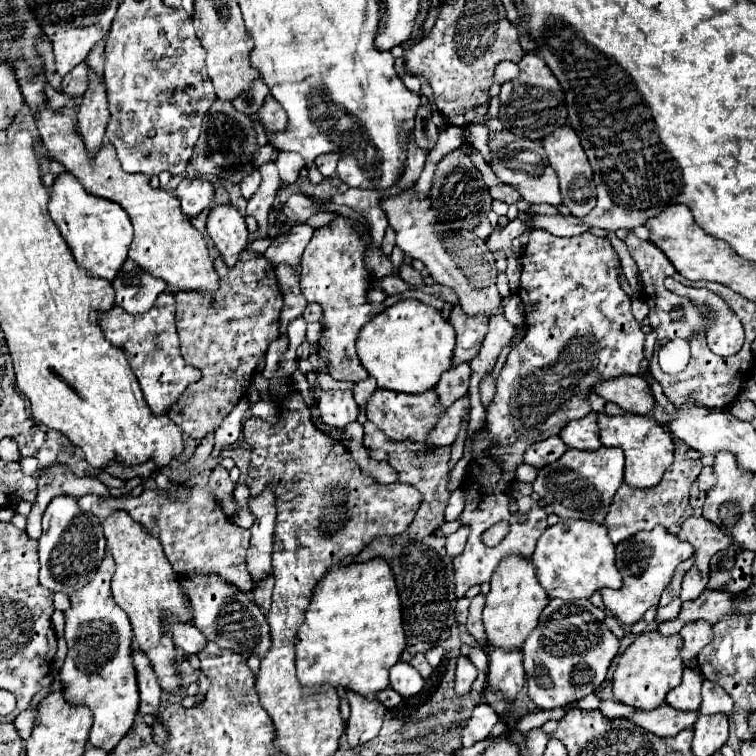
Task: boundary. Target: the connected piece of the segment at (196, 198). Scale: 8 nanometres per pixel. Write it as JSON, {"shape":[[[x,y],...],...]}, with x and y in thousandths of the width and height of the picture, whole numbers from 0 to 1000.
{"shape":[[[242,237],[234,247],[239,279],[247,287],[261,287],[271,274],[279,271],[284,247],[271,237]]]}

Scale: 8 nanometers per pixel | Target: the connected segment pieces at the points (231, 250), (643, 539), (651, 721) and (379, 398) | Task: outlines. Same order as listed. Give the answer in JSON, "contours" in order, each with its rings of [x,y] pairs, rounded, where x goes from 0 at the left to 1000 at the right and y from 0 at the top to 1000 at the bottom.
{"contours":[[[[287,271],[276,279],[274,306],[298,348],[308,353],[316,335],[327,327],[329,306],[324,284],[316,282],[316,276],[308,271]]],[[[874,694],[861,702],[848,702],[837,713],[821,716],[816,721],[816,750],[824,763],[824,776],[819,782],[795,779],[800,806],[824,827],[843,824],[858,803],[872,800],[874,784],[888,771],[896,747],[914,739],[917,731],[919,726],[909,716],[901,716],[896,708],[888,708]]],[[[880,930],[864,940],[840,940],[832,954],[869,975],[890,975],[898,967],[917,962],[922,948],[925,943],[901,943],[898,938],[890,938]]],[[[496,515],[491,528],[485,528],[483,533],[483,544],[485,544],[485,554],[496,560],[515,581],[522,581],[522,583],[562,583],[562,575],[573,567],[578,554],[586,549],[586,538],[578,530],[578,522],[573,515],[557,522]]]]}

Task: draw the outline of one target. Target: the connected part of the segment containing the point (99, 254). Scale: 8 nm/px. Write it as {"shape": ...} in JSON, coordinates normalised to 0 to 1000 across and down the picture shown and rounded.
{"shape":[[[83,226],[75,231],[67,250],[65,284],[78,300],[83,316],[89,319],[102,351],[107,351],[118,366],[149,372],[163,345],[168,343],[168,332],[176,316],[176,298],[163,274],[144,263],[134,263],[115,255],[99,231]]]}

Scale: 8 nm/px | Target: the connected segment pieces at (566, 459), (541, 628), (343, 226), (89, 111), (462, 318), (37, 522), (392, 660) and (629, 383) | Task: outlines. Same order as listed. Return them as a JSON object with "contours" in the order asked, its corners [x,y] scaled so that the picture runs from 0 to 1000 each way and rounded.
{"contours":[[[[795,591],[790,597],[766,597],[766,594],[750,594],[750,599],[724,615],[721,620],[713,620],[710,636],[705,639],[708,652],[734,673],[734,681],[742,687],[771,687],[771,689],[784,689],[798,694],[800,684],[806,679],[806,671],[811,665],[811,655],[824,639],[824,597],[816,591]]],[[[729,792],[716,811],[713,827],[692,851],[702,927],[713,938],[734,938],[790,914],[800,901],[803,885],[819,856],[821,845],[803,832],[798,821],[798,808],[782,800],[779,792]]],[[[446,284],[430,300],[417,303],[414,316],[401,335],[401,361],[396,372],[401,393],[406,398],[422,398],[422,403],[427,406],[427,419],[422,425],[427,433],[422,446],[422,470],[433,483],[433,493],[448,504],[464,507],[488,499],[470,462],[475,438],[491,425],[491,419],[501,417],[509,409],[509,403],[493,406],[485,401],[491,364],[483,356],[483,332],[485,321],[480,319],[480,311],[470,300],[470,295]]],[[[118,94],[118,115],[102,144],[102,165],[104,165],[104,179],[110,181],[120,205],[126,205],[139,189],[139,168],[144,157],[139,120],[142,118],[136,102]]],[[[602,403],[599,411],[597,411],[597,419],[594,419],[594,427],[604,438],[604,459],[602,459],[599,483],[626,478],[631,472],[636,456],[639,456],[642,443],[644,443],[647,422],[642,417],[620,419],[610,411],[607,403]]],[[[70,610],[60,615],[52,623],[52,649],[49,660],[44,665],[44,673],[36,684],[33,702],[41,713],[52,713],[56,706],[54,683],[62,673],[65,663],[75,655],[94,655],[94,657],[110,657],[115,652],[123,655],[144,655],[142,644],[120,631],[102,631],[94,626],[89,615],[81,615],[78,610]]],[[[488,739],[480,745],[451,747],[427,761],[414,779],[411,798],[403,806],[403,819],[393,837],[393,896],[403,917],[414,917],[425,906],[451,906],[485,922],[488,917],[515,909],[515,885],[528,874],[536,856],[530,795],[512,742]]],[[[819,496],[811,501],[790,504],[784,517],[800,530],[819,536],[829,546],[858,549],[858,541],[866,536],[861,515],[848,496]]]]}

